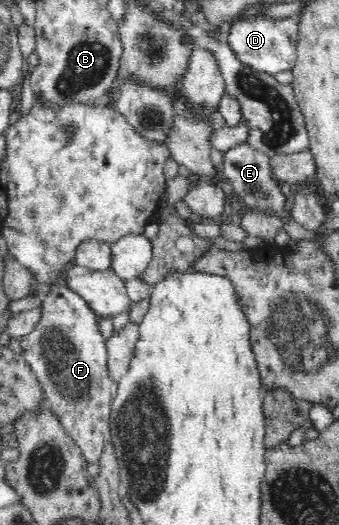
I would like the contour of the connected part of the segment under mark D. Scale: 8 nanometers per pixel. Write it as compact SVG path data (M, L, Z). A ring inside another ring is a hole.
M297 17L242 19L231 26L225 40L236 53L236 57L254 70L271 75L291 70L297 60L296 38L298 38Z

